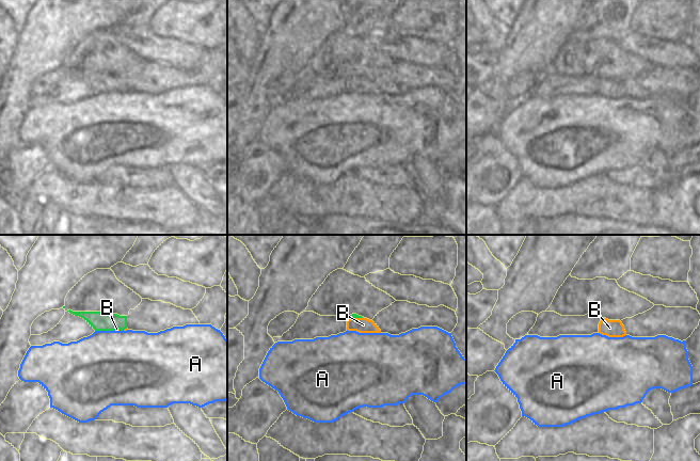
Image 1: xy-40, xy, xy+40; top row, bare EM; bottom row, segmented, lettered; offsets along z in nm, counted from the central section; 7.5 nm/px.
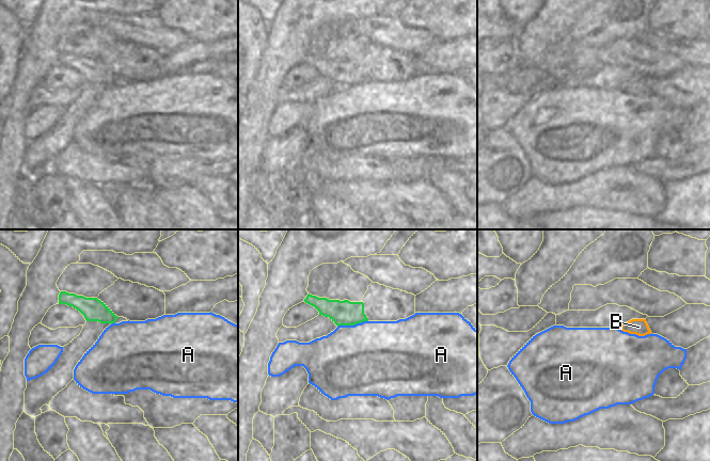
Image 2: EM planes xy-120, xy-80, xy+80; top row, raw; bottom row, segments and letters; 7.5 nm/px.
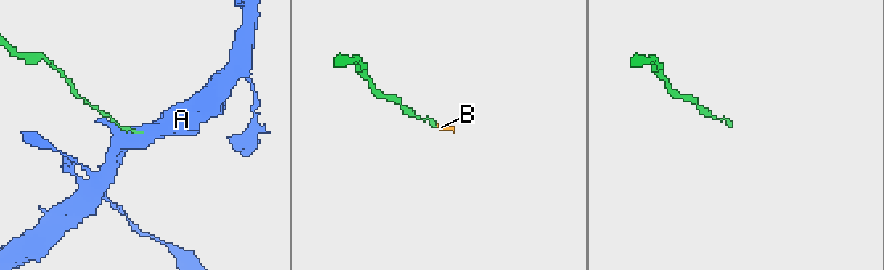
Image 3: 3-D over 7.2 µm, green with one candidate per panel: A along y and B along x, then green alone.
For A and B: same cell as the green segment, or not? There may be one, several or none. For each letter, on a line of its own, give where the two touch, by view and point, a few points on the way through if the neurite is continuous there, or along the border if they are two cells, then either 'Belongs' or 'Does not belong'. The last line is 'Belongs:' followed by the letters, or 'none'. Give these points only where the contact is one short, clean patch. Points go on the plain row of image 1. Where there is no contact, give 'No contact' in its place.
A: Touches green at xy-40 (105, 91). Boundary: xy-40 (114, 90), (95, 92). Does not belong
B: Touches green at xy (354, 78). Path across: xy (353, 76), (354, 78), (363, 85). Belongs
Belongs: B

